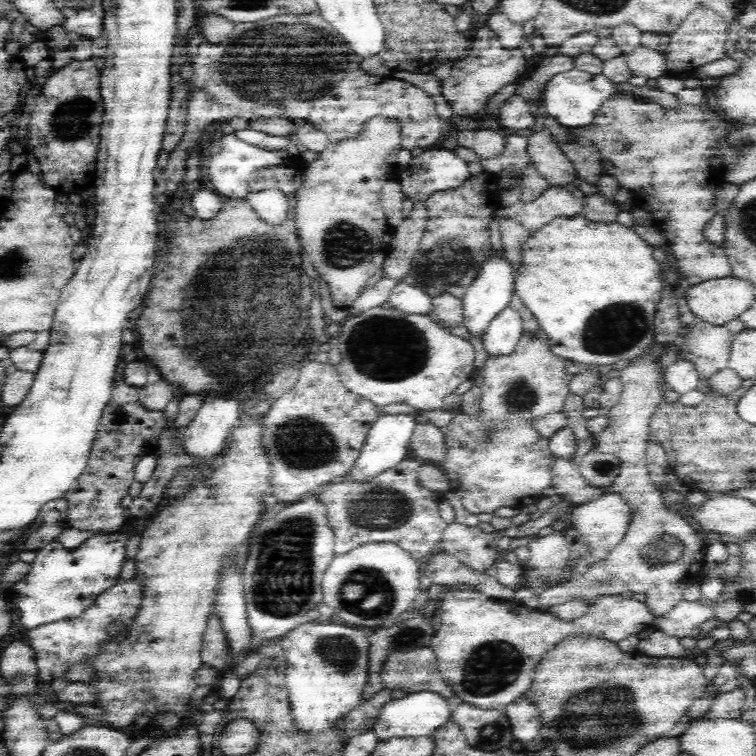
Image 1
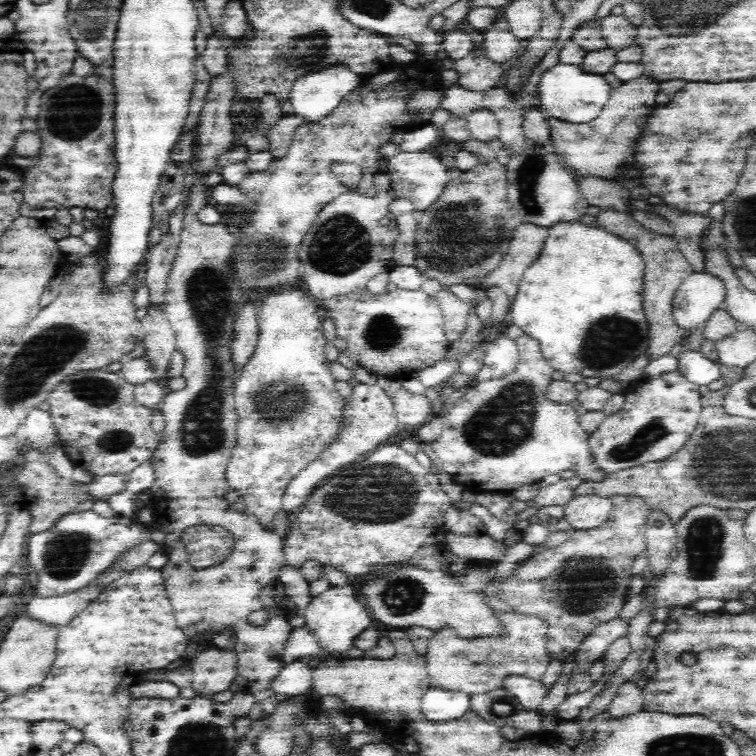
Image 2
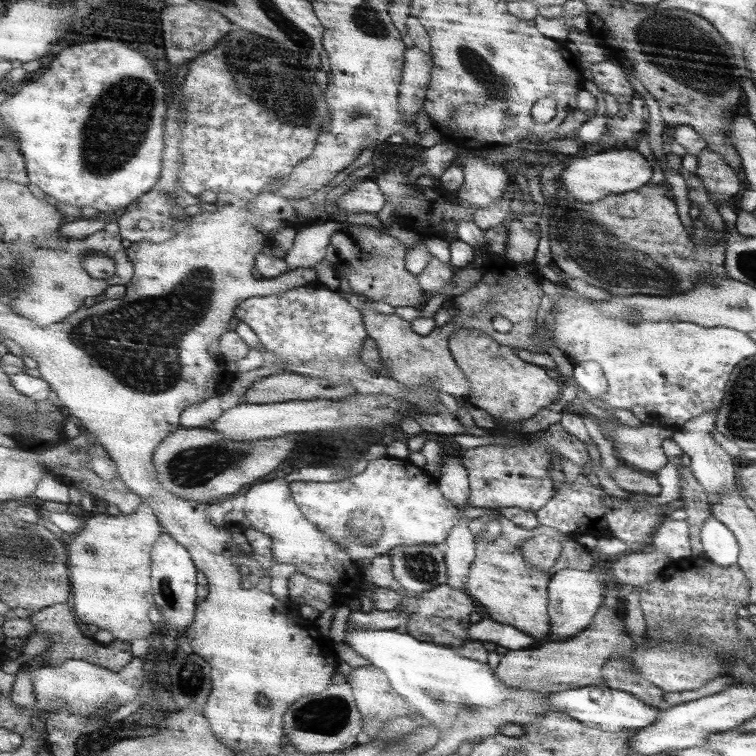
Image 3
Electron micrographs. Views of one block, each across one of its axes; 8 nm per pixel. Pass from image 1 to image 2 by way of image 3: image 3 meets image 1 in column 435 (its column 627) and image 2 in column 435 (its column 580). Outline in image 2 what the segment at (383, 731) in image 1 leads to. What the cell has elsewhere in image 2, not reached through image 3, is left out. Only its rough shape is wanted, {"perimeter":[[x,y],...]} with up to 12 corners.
{"perimeter":[[430,688],[422,714],[458,722],[472,710],[472,694]]}

